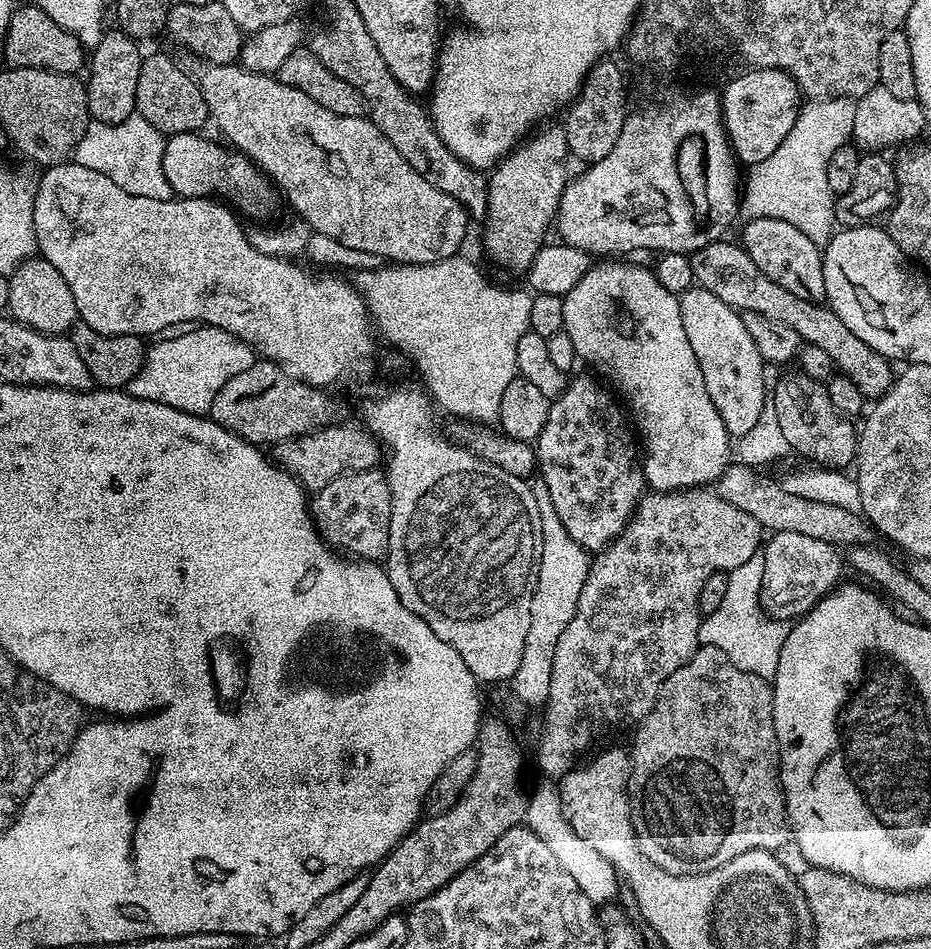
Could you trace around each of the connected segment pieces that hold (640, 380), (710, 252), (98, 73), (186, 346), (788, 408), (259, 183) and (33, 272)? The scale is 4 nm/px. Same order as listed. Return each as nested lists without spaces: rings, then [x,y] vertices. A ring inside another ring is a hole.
[[[612,258],[607,262],[593,263],[592,267],[588,269],[588,272],[582,274],[582,278],[578,278],[576,285],[565,294],[563,297],[564,331],[570,334],[570,342],[574,342],[574,350],[576,351],[577,357],[579,357],[583,363],[585,360],[590,367],[597,368],[597,370],[601,372],[599,375],[603,377],[617,393],[620,391],[621,394],[624,395],[625,401],[623,400],[623,403],[625,405],[628,403],[629,406],[632,407],[633,417],[631,416],[631,419],[634,421],[635,431],[642,441],[643,451],[644,448],[648,451],[646,454],[643,453],[642,456],[642,467],[644,469],[644,479],[647,487],[653,492],[678,492],[690,488],[711,485],[722,475],[724,469],[727,468],[730,463],[730,457],[728,457],[728,443],[730,443],[730,437],[726,430],[726,426],[722,422],[722,418],[718,414],[718,410],[714,410],[714,402],[710,402],[710,394],[706,394],[706,382],[702,378],[702,370],[698,366],[698,358],[694,358],[694,350],[690,350],[690,342],[686,338],[686,326],[682,326],[680,297],[677,293],[666,290],[666,286],[662,286],[662,282],[657,278],[655,271],[653,271],[651,267],[639,268],[636,264],[619,264],[618,261],[619,259]]]
[[[721,238],[714,244],[707,244],[701,252],[691,253],[692,278],[699,287],[710,290],[714,298],[722,298],[722,302],[740,312],[763,314],[766,318],[774,318],[774,322],[790,326],[790,330],[798,330],[801,341],[823,350],[830,357],[833,369],[839,375],[850,378],[865,398],[886,395],[894,379],[893,365],[887,356],[866,346],[866,342],[862,342],[862,338],[858,338],[858,334],[854,334],[854,330],[850,330],[850,326],[846,326],[846,322],[842,322],[831,308],[823,303],[806,302],[806,298],[797,298],[790,294],[790,290],[778,286],[778,282],[770,282],[770,278],[754,266],[739,243],[727,244],[726,241]]]
[[[119,30],[105,31],[95,48],[90,52],[87,65],[88,115],[98,123],[118,124],[136,112],[138,74],[142,59],[141,45]],[[92,64],[92,65],[91,65]]]
[[[196,326],[173,337],[173,340],[157,339],[157,344],[147,349],[142,370],[126,385],[131,396],[162,402],[183,412],[204,414],[211,409],[212,395],[226,386],[234,374],[250,370],[254,362],[254,349],[220,328]]]
[[[797,374],[784,376],[770,392],[770,408],[778,418],[783,437],[789,443],[791,451],[805,456],[808,462],[820,466],[831,466],[836,470],[844,470],[856,459],[857,429],[852,429],[853,421],[836,411],[830,402],[827,387],[819,380]]]
[[[183,132],[177,136],[167,137],[162,170],[165,171],[166,182],[172,187],[173,193],[180,198],[207,197],[209,194],[219,194],[221,197],[233,196],[244,208],[254,210],[266,207],[272,200],[273,192],[269,181],[261,175],[257,166],[247,156],[229,150],[223,143],[220,144],[207,140],[204,134],[194,132]]]
[[[33,258],[21,262],[8,276],[10,282],[10,302],[7,311],[11,319],[19,324],[30,326],[47,336],[59,336],[67,333],[77,323],[78,317],[74,306],[74,294],[66,286],[62,274],[50,266],[43,258]]]

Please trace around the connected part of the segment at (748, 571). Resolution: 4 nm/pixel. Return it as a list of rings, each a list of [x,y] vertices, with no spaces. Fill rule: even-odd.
[[[757,554],[746,558],[742,566],[728,573],[726,594],[722,597],[718,610],[700,621],[700,642],[701,645],[709,644],[722,650],[722,654],[726,654],[726,658],[730,658],[730,662],[734,662],[738,670],[746,670],[758,678],[771,681],[778,670],[778,658],[782,654],[782,646],[790,628],[785,621],[772,619],[760,607],[763,569],[764,557]]]

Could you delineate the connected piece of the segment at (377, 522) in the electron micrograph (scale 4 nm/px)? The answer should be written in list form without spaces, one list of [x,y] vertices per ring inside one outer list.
[[[373,470],[371,472],[347,472],[341,476],[335,476],[325,488],[319,489],[311,497],[310,511],[317,532],[323,535],[325,541],[333,549],[339,550],[341,553],[347,554],[352,558],[376,562],[388,550],[391,505],[392,495],[390,494],[387,475],[383,471]]]

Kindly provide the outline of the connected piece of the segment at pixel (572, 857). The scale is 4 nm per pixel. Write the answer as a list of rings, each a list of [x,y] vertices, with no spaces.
[[[548,780],[539,781],[536,790],[532,790],[528,799],[526,826],[537,834],[538,838],[553,852],[562,868],[570,874],[578,888],[592,901],[593,905],[607,905],[618,892],[620,887],[619,877],[613,870],[612,864],[606,862],[601,854],[589,845],[565,818],[564,809],[561,806],[559,789]]]

